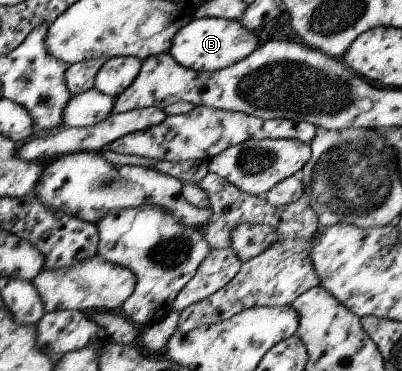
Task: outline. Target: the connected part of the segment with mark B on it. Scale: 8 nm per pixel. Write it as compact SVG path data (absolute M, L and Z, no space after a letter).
M194 18L176 32L169 54L185 68L215 72L246 59L258 46L258 36L238 20Z

